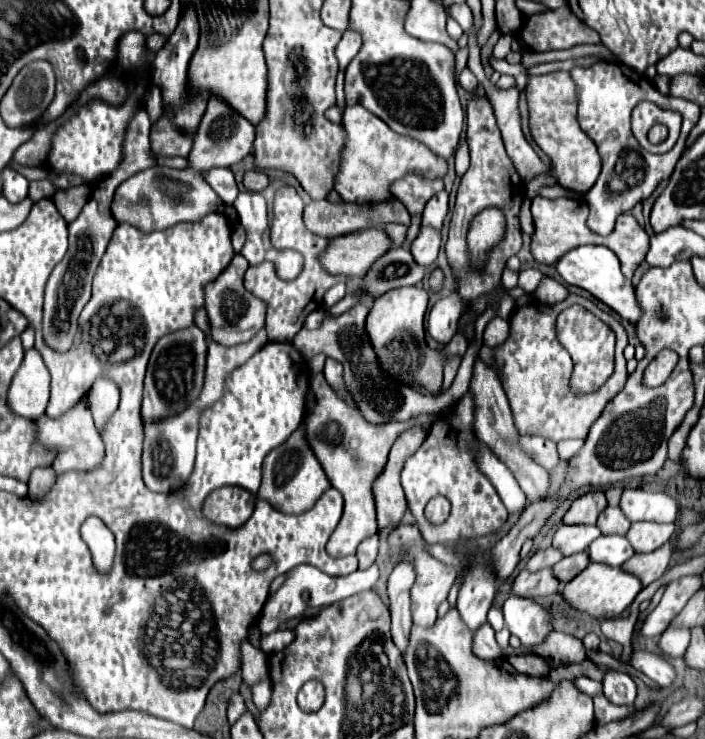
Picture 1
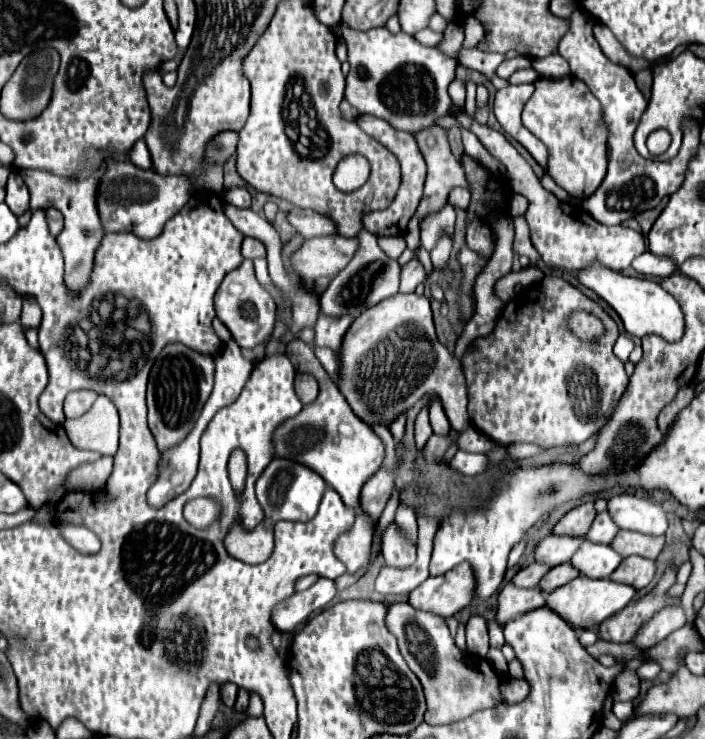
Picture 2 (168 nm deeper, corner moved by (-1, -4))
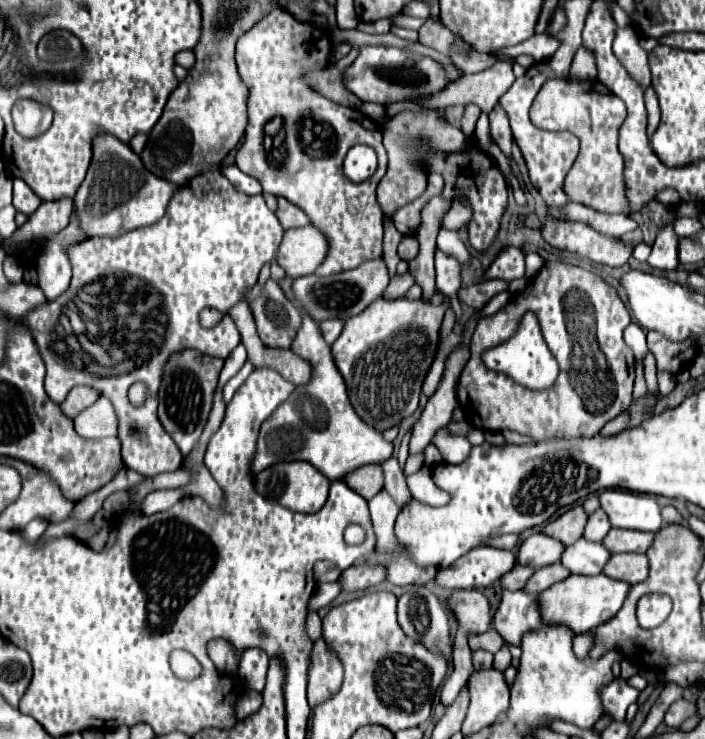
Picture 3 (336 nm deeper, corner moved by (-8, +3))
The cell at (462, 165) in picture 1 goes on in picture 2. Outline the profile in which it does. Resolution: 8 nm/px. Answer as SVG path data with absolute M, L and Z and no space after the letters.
M454 187L454 189L452 189L452 195L448 197L448 201L450 201L454 207L466 209L468 203L470 203L470 191L464 189L464 187Z

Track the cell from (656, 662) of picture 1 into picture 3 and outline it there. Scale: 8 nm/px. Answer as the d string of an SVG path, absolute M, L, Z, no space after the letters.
M623 678L613 680L603 688L603 712L609 714L613 720L625 720L625 710L629 704L633 704L639 696L639 690L631 688Z

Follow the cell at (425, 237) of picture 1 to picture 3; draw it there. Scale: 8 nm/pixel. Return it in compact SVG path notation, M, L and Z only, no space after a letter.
M403 274L403 276L395 276L395 278L391 278L391 284L387 286L387 296L383 296L383 298L389 298L389 300L393 300L393 298L401 298L409 288L413 286L413 278L411 278L411 274Z

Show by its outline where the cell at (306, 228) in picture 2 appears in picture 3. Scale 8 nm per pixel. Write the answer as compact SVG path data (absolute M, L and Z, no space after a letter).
M277 198L277 210L275 210L275 216L277 216L279 224L283 224L283 230L311 224L309 218L307 218L299 208L295 208L291 202L287 202L285 198Z

